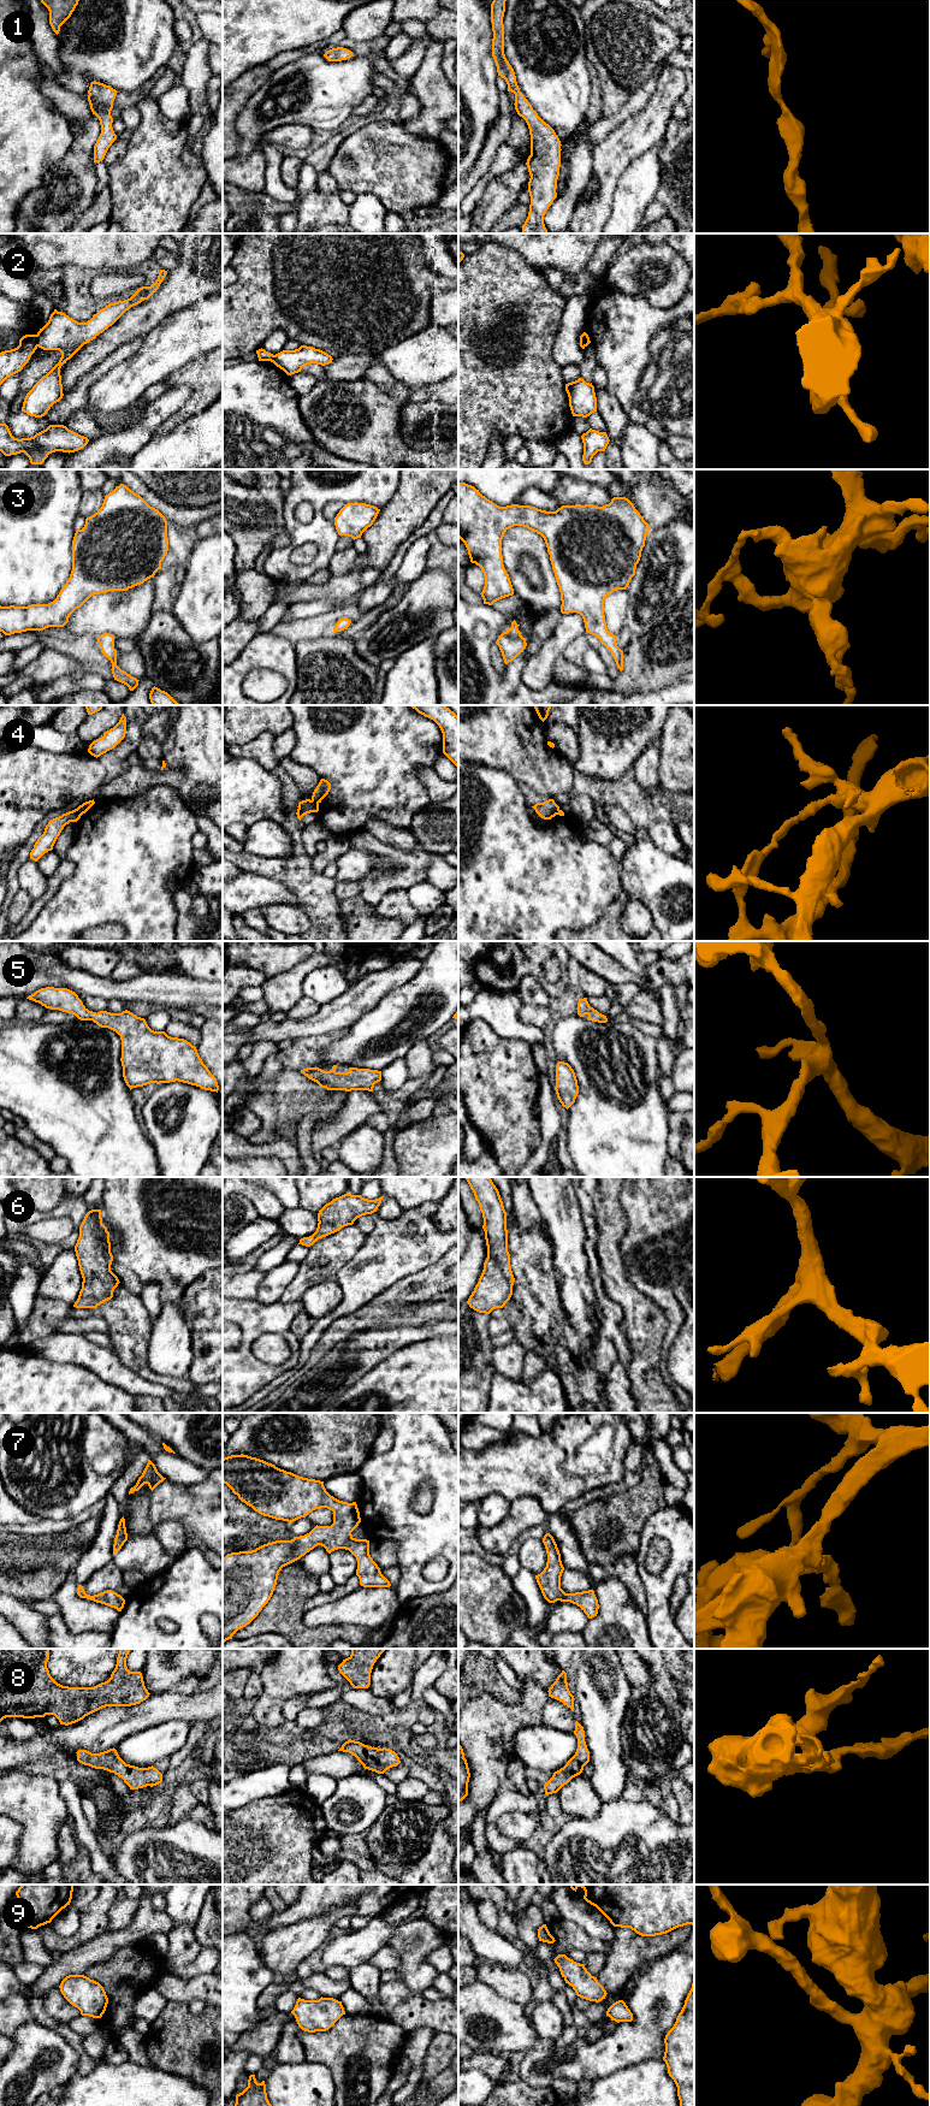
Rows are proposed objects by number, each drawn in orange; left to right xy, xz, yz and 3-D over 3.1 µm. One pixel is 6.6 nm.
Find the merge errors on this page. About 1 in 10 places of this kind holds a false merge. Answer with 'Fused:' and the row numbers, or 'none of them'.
Fused: 2, 4

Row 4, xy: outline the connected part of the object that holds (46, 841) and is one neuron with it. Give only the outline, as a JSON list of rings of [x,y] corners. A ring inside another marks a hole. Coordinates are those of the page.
[[[78,809],[63,814],[48,822],[43,834],[37,839],[30,852],[30,859],[37,862],[46,852],[52,851],[61,830],[70,822],[77,822],[81,818]]]

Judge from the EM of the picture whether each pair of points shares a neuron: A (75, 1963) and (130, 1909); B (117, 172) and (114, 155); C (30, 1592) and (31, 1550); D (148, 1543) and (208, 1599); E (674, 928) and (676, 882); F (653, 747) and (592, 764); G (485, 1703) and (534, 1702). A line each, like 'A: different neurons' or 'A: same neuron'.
A: different neurons
B: different neurons
C: same neuron
D: different neurons
E: same neuron
F: different neurons
G: same neuron

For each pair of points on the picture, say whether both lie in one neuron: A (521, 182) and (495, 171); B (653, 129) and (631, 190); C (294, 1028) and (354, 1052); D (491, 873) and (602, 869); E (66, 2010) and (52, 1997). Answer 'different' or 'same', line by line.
A: different
B: different
C: different
D: same
E: same

